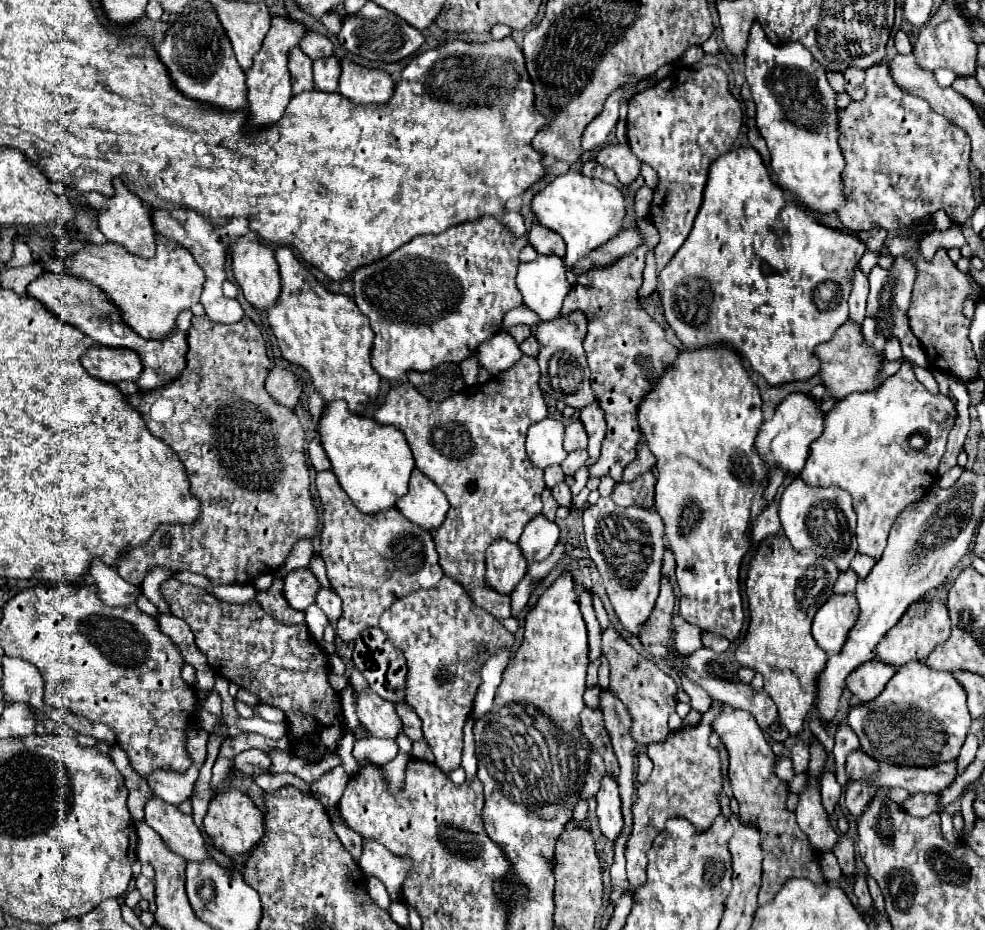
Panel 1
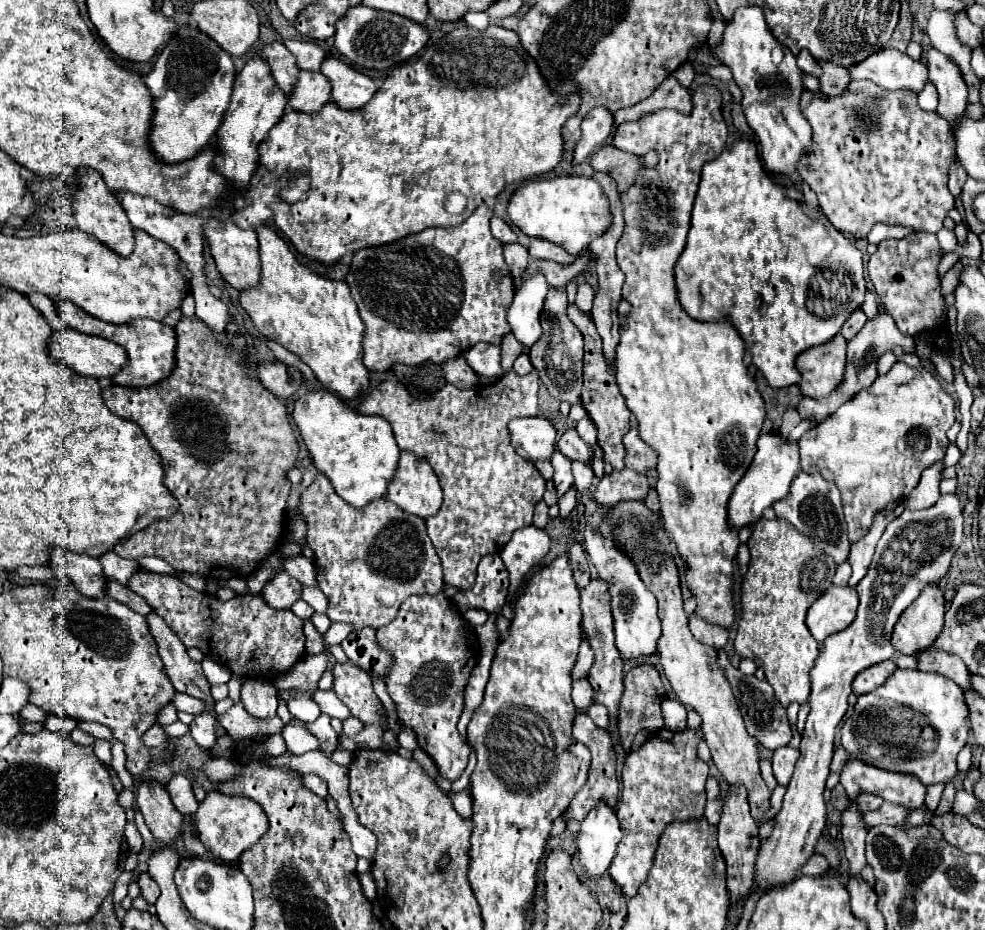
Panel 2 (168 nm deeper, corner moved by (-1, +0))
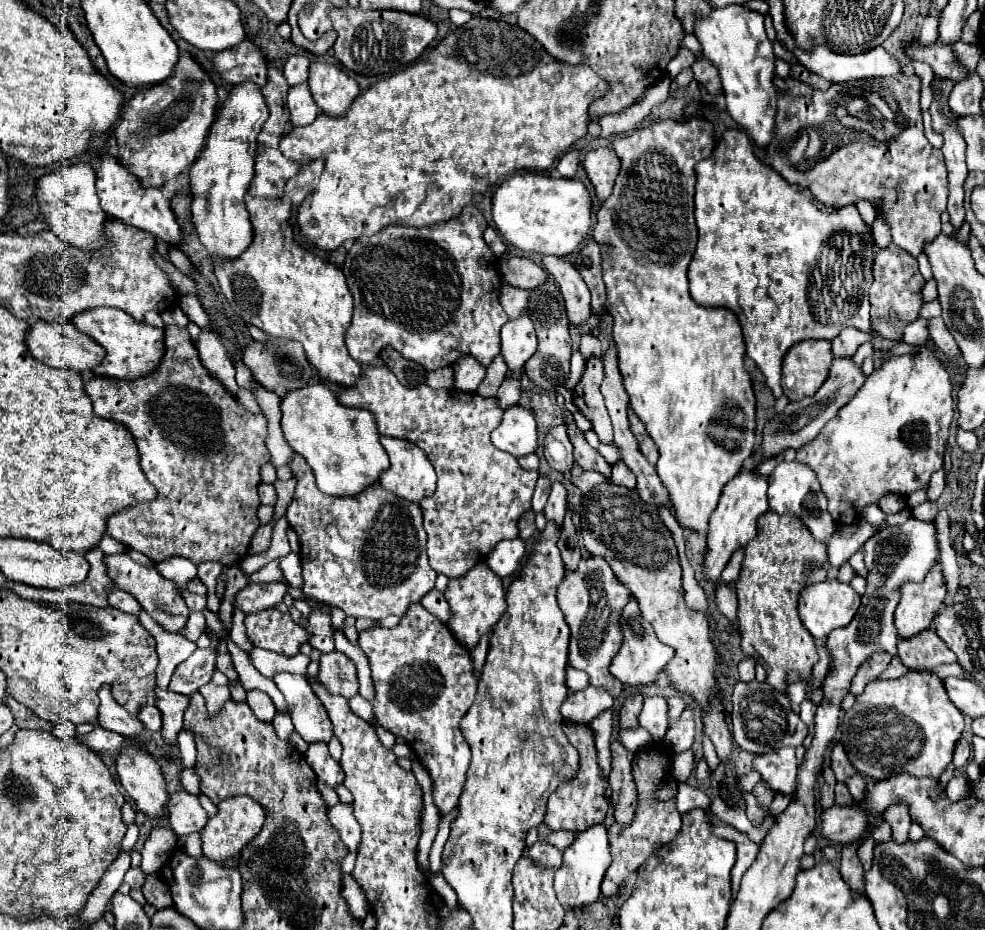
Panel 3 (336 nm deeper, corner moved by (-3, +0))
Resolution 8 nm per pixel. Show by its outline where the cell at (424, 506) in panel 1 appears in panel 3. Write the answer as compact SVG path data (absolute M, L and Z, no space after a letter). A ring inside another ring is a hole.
M381 436L379 440L389 456L389 468L379 476L385 490L411 502L435 492L437 476L423 450L401 438Z

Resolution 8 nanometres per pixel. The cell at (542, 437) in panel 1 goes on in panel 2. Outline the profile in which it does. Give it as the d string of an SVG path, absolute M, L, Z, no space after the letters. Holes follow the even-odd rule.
M535 416L535 418L517 418L509 422L511 442L517 454L529 462L551 460L555 452L557 430L551 420Z

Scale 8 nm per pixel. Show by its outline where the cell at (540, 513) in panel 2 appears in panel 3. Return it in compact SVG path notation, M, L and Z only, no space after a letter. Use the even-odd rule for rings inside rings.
M529 510L519 518L519 538L527 540L535 532L535 514Z

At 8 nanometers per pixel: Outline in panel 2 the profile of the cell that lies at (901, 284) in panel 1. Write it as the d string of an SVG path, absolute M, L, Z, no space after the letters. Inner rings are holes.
M881 308L871 320L867 320L867 324L863 326L863 330L853 338L849 340L849 346L847 346L847 370L845 370L845 380L843 384L831 394L827 396L825 400L819 400L819 402L799 402L797 404L797 410L801 414L801 418L811 418L811 420L817 420L817 422L823 422L829 414L833 414L843 402L847 402L849 398L853 398L859 390L867 388L869 384L873 384L873 380L877 378L877 368L875 368L875 362L879 358L879 352L889 352L889 348L895 348L899 346L909 352L909 354L915 354L917 350L917 344L913 338L901 334L893 322L893 318L889 318L889 314L885 314L885 308ZM901 336L901 338L899 338ZM905 338L905 342L903 342ZM905 344L905 346L903 346Z

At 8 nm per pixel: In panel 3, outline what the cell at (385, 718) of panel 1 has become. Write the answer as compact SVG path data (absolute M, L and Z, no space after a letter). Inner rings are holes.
M343 652L321 654L317 678L329 692L345 698L353 698L359 688L355 664Z

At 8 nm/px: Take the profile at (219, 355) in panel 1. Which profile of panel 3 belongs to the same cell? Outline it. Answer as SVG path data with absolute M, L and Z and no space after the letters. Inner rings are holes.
M165 326L165 356L155 374L135 378L135 382L119 382L119 378L91 378L83 384L85 394L93 402L95 414L119 422L131 430L141 468L147 480L157 488L157 498L127 506L119 514L107 518L107 532L131 550L137 550L161 562L171 556L183 556L193 564L215 560L223 566L245 558L249 542L259 528L257 486L261 484L259 468L269 462L265 446L267 420L261 414L251 414L233 398L221 382L217 382L199 362L197 348L193 346L187 328Z

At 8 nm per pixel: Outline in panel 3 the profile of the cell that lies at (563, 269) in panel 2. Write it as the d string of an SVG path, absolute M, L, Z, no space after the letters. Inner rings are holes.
M507 258L499 262L501 268L501 278L503 284L523 288L523 290L533 290L535 286L545 282L545 270L539 268L533 260L529 258Z

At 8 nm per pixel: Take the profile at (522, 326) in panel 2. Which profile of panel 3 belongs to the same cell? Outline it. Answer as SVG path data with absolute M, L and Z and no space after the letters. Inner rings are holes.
M523 312L521 318L509 320L501 328L501 356L507 362L509 374L521 372L525 362L537 350L537 336L531 318Z

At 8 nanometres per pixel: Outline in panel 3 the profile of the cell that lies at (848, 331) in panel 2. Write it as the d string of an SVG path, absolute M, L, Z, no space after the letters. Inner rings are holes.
M855 328L841 330L839 336L831 340L831 354L833 358L851 358L863 342L869 342L869 334Z

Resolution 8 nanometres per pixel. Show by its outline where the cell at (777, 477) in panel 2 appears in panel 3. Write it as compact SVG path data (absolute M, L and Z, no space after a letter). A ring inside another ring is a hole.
M743 470L739 472L727 486L723 488L723 494L719 498L719 506L713 510L709 518L709 532L707 532L707 554L703 560L703 578L705 580L717 580L731 560L731 556L745 548L751 538L757 534L757 518L769 510L767 502L767 478L757 476L755 472Z

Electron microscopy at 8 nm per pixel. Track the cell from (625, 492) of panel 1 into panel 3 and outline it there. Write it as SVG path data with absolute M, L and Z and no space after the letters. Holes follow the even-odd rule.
M583 472L579 478L571 478L571 482L581 490L581 492L589 492L593 486L597 484L607 484L611 480L607 480L605 476L601 476L599 472Z

